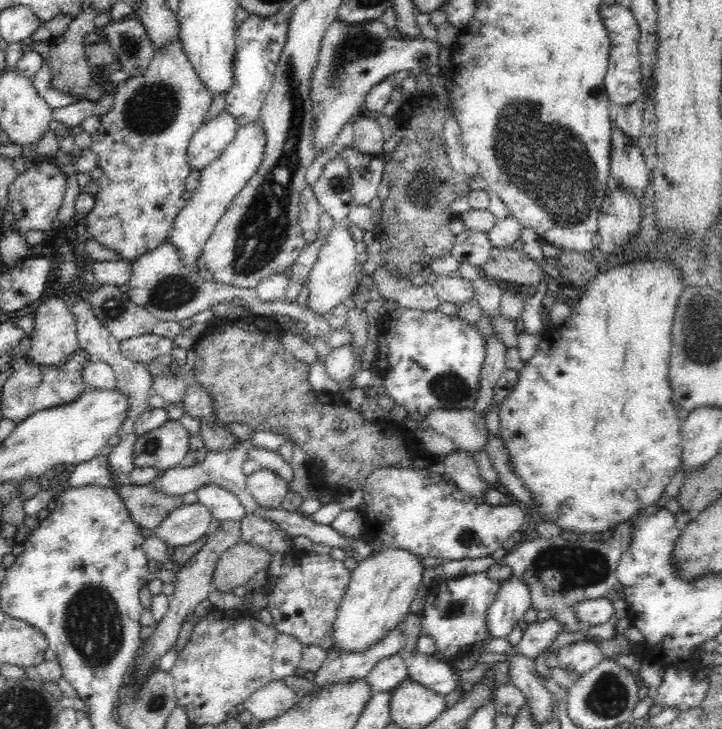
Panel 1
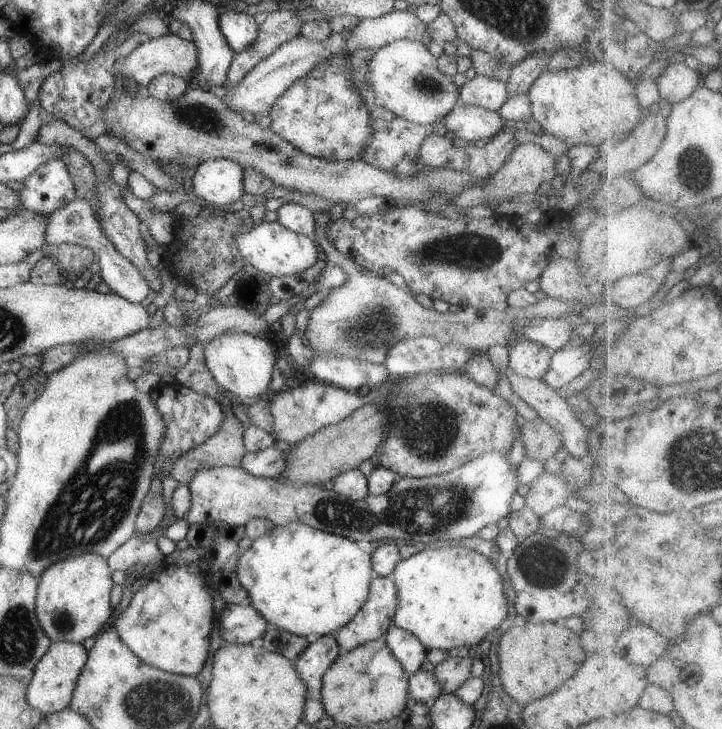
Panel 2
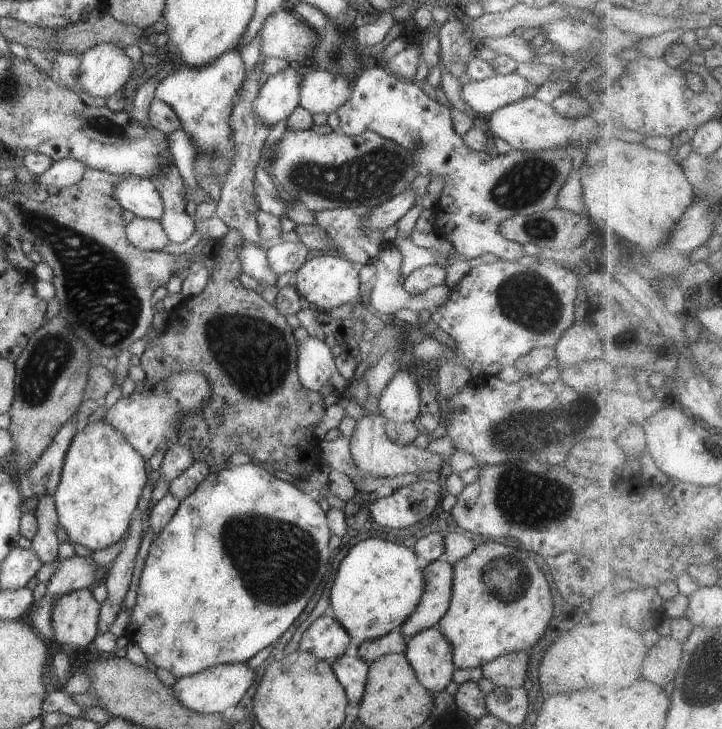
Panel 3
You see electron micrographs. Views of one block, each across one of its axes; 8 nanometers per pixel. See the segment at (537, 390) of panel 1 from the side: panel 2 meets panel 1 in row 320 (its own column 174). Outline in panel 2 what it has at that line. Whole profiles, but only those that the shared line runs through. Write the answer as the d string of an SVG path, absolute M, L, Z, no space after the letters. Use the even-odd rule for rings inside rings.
M193 562L182 566L164 564L160 572L154 574L154 578L152 578L146 586L139 588L136 594L134 594L126 611L114 622L114 628L118 631L120 638L128 645L128 648L147 665L152 665L160 670L177 675L196 677L202 668L204 668L204 664L206 664L206 660L208 660L208 656L210 656L210 632L212 632L212 628L214 628L214 603L210 592L208 592L205 576L202 576L202 572L200 572L197 563Z

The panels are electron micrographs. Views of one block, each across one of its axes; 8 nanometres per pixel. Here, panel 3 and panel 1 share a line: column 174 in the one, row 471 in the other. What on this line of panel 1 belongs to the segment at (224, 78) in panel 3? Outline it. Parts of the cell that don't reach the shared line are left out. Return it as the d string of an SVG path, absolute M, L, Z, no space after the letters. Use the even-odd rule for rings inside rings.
M98 455L88 462L75 465L72 472L64 474L62 481L65 481L68 489L90 485L112 487L120 495L120 498L123 498L130 518L138 524L138 526L141 526L142 529L152 528L152 530L155 530L160 526L160 522L164 522L164 518L166 518L174 508L178 508L183 505L182 496L168 496L162 493L162 491L154 489L154 487L152 487L152 483L136 485L131 482L126 482L121 485L114 485L114 473L110 470L112 470L112 467L110 467L108 457Z

